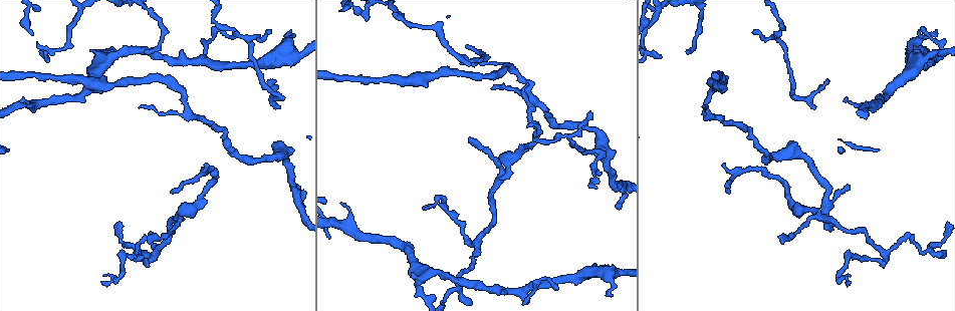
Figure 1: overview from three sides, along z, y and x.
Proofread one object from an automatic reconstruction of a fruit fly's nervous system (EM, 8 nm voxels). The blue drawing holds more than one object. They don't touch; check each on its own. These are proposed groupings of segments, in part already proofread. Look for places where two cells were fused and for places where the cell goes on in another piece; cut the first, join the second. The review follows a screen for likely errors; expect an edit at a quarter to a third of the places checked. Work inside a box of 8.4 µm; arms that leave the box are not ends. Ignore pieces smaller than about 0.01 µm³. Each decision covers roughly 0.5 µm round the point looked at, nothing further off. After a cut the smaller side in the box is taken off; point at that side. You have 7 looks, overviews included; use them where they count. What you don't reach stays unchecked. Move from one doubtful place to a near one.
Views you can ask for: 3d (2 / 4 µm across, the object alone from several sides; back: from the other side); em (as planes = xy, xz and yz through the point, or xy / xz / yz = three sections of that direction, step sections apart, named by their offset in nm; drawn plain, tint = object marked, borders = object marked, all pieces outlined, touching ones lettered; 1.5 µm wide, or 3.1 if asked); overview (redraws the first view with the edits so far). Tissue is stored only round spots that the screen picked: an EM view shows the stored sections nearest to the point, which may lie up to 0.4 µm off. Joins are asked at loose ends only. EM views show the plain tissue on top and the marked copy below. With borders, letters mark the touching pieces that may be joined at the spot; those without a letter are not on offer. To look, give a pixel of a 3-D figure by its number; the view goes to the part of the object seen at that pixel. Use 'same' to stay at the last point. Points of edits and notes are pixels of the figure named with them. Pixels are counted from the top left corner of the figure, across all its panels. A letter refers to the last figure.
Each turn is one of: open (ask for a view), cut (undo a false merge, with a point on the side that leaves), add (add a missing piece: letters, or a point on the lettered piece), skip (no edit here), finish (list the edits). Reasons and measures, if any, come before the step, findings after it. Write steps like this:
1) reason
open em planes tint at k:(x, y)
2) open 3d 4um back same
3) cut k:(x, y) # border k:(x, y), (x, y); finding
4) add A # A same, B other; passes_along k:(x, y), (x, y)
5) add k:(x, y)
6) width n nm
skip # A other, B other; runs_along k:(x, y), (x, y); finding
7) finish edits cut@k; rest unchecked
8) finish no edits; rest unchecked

open em planes borders at 1:(470, 140)

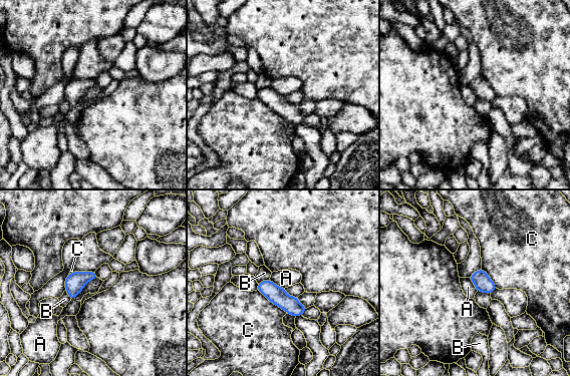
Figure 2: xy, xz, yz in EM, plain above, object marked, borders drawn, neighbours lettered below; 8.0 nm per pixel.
skip # A other, B other, C other; runs_along 2:(260, 286), (268, 288), (301, 311); none of them fits

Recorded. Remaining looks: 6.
an open end
open em planes borders at 1:(592, 113)

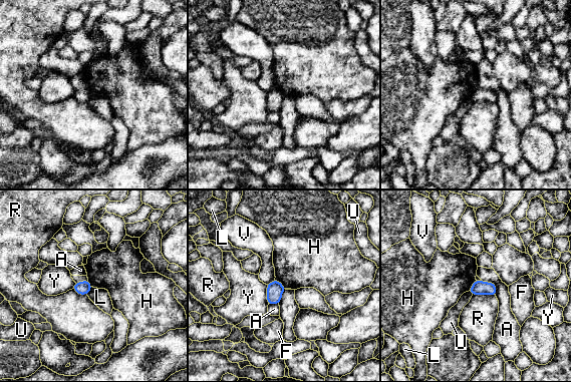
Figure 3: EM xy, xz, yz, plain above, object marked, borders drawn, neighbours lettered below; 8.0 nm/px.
skip # A other, F other, H other, L other, R other, U other, V other, Y other; border 3:(275, 279), (286, 288); no lettered piece goes on from it

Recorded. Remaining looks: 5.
abrupt turn
open 3d 4um at 1:(601, 157)

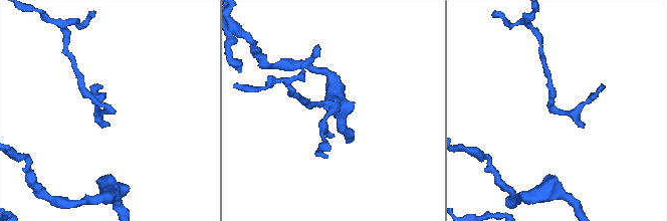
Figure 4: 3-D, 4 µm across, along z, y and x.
now the EM
open em planes borders at 4:(106, 108)

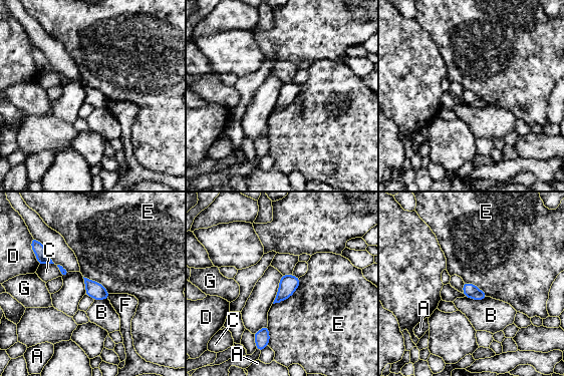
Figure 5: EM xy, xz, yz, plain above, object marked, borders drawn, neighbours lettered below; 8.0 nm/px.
skip # A other, B other, C other, D other, E other, F other, G other; border 5:(300, 279), (289, 297), (273, 304); continuous, no second cell

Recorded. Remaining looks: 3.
finish no edits; rest unchecked

